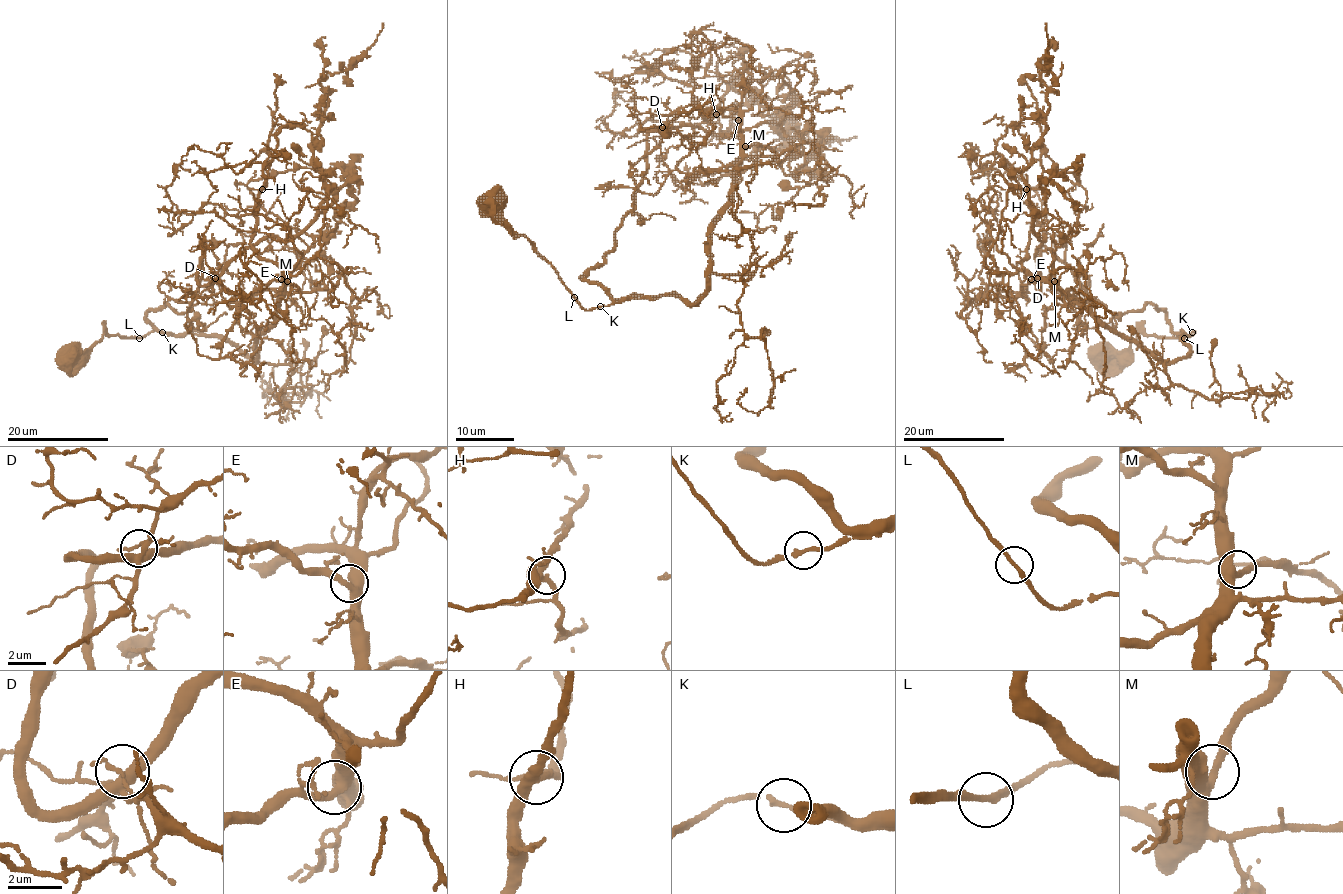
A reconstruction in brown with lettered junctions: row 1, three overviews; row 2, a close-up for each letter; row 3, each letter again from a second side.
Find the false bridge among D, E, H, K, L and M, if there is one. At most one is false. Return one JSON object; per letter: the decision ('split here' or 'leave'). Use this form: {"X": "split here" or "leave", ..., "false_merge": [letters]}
{"D": "leave", "E": "leave", "H": "leave", "K": "leave", "L": "leave", "M": "leave", "false_merge": []}

